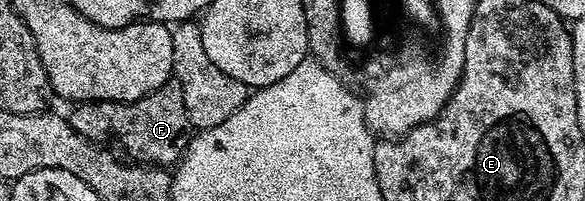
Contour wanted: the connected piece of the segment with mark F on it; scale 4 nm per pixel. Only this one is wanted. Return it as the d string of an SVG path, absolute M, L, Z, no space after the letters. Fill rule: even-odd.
M173 77L152 95L132 103L83 101L76 107L79 108L69 115L69 122L78 135L92 141L101 141L99 139L107 139L112 135L123 146L124 153L132 155L130 158L140 165L178 164L193 134L181 85Z

